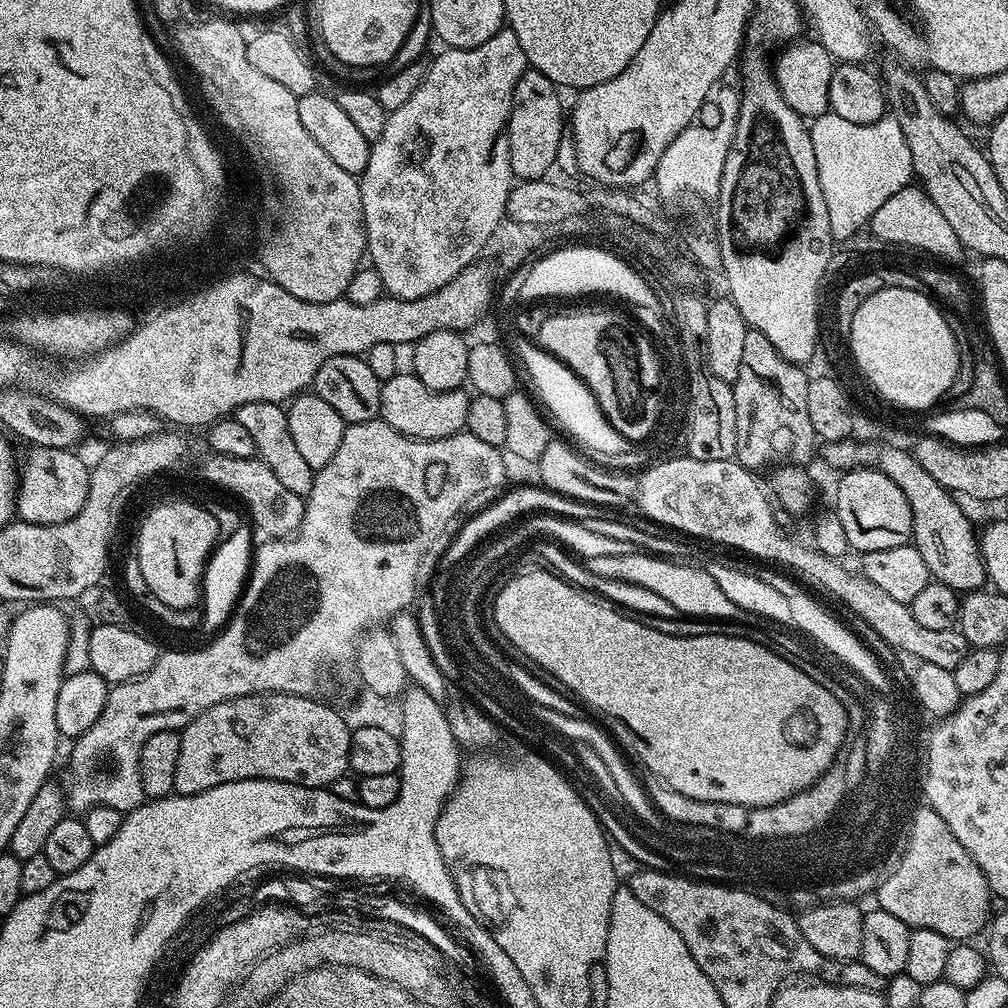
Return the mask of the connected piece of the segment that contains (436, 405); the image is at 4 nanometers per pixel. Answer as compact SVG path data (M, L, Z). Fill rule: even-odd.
M401 371L394 378L380 385L379 419L387 422L394 430L415 440L441 440L465 431L469 393L464 390L455 392L435 392L430 386L422 386L420 379L411 371Z

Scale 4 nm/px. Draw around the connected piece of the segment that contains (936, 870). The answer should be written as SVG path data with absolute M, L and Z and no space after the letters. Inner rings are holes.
M946 834L944 848L920 848L920 856L901 855L900 863L874 893L875 903L886 914L902 918L908 927L938 930L949 942L968 942L985 931L990 920L988 907L994 903L980 867L962 850L954 834Z

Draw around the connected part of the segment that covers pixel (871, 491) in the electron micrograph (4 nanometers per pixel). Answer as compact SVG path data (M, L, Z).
M854 468L839 477L834 509L842 520L849 545L857 553L870 550L890 550L890 546L902 546L912 538L910 502L897 483L890 482L886 474L877 468Z

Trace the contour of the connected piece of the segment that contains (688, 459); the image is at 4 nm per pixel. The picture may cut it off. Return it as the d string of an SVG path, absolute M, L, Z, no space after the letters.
M682 456L675 460L660 460L644 469L638 477L638 503L645 517L652 522L685 537L697 536L700 540L713 540L716 544L725 544L728 548L737 548L748 556L757 556L760 560L773 560L776 564L785 564L796 572L801 572L812 584L817 584L824 592L829 592L836 600L841 600L856 616L861 616L886 643L921 664L942 666L942 670L953 670L968 657L970 645L956 628L950 630L926 630L926 626L918 626L918 618L914 618L911 607L890 598L879 586L874 586L859 571L851 572L843 568L839 559L832 559L807 544L799 544L787 536L785 529L776 520L776 512L772 508L773 501L769 493L756 481L757 473L744 468L735 459L731 460L696 460L693 456Z

